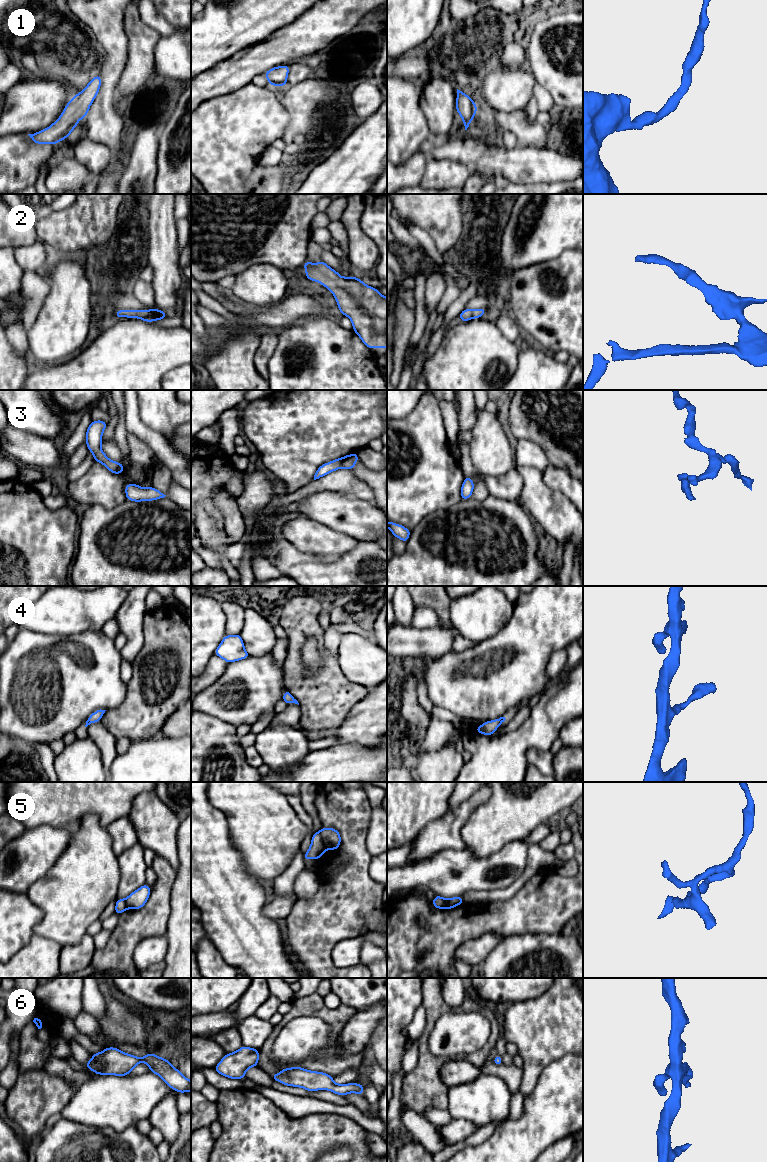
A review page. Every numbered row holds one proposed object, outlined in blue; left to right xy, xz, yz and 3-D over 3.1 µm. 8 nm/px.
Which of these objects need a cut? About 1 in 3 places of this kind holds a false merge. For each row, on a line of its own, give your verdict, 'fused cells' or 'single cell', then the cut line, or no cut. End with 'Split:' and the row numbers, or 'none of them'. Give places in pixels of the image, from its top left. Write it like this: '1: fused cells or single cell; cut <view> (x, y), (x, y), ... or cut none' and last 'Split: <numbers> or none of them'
1: single cell; cut none
2: single cell; cut none
3: single cell; cut none
4: single cell; cut none
5: fused cells; cut xz (318, 832), (323, 844), (327, 848)
6: single cell; cut none
Split: 5

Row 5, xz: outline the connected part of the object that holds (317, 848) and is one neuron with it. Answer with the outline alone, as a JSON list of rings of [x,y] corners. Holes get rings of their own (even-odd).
[[[316,832],[312,835],[311,845],[308,851],[303,855],[304,861],[307,859],[319,859],[324,852],[326,851],[326,846],[322,840],[322,837],[319,832]]]

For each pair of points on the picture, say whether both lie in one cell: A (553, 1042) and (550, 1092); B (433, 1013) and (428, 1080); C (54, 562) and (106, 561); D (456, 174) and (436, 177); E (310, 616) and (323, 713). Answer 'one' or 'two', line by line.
A: two
B: one
C: two
D: one
E: one

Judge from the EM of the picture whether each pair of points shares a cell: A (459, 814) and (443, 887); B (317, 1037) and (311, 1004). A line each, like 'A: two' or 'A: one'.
A: two
B: two

